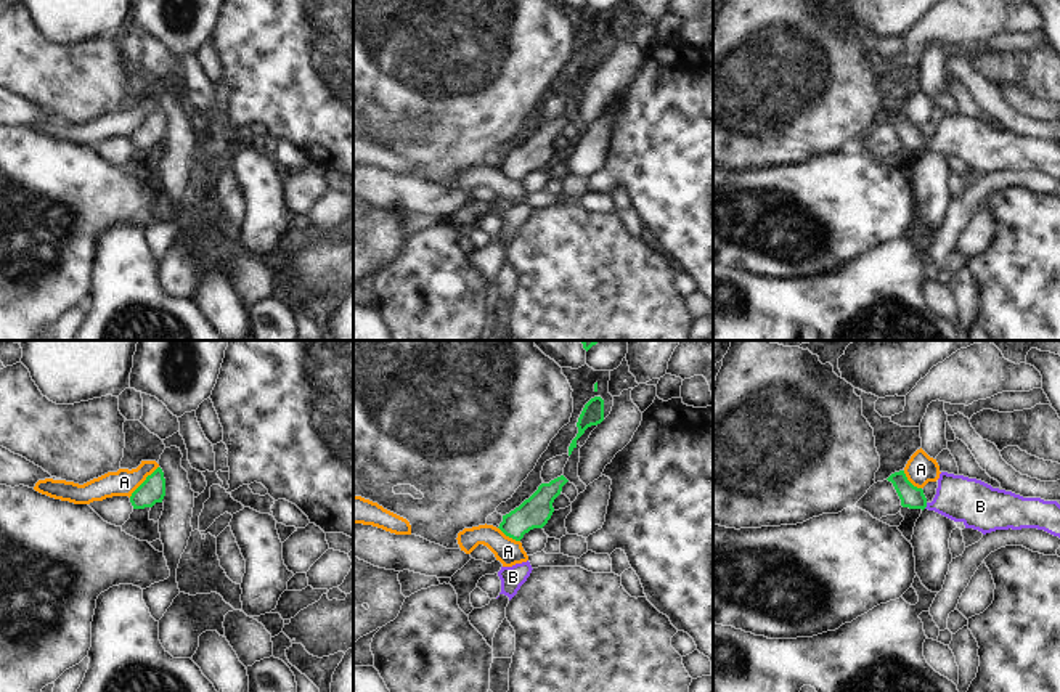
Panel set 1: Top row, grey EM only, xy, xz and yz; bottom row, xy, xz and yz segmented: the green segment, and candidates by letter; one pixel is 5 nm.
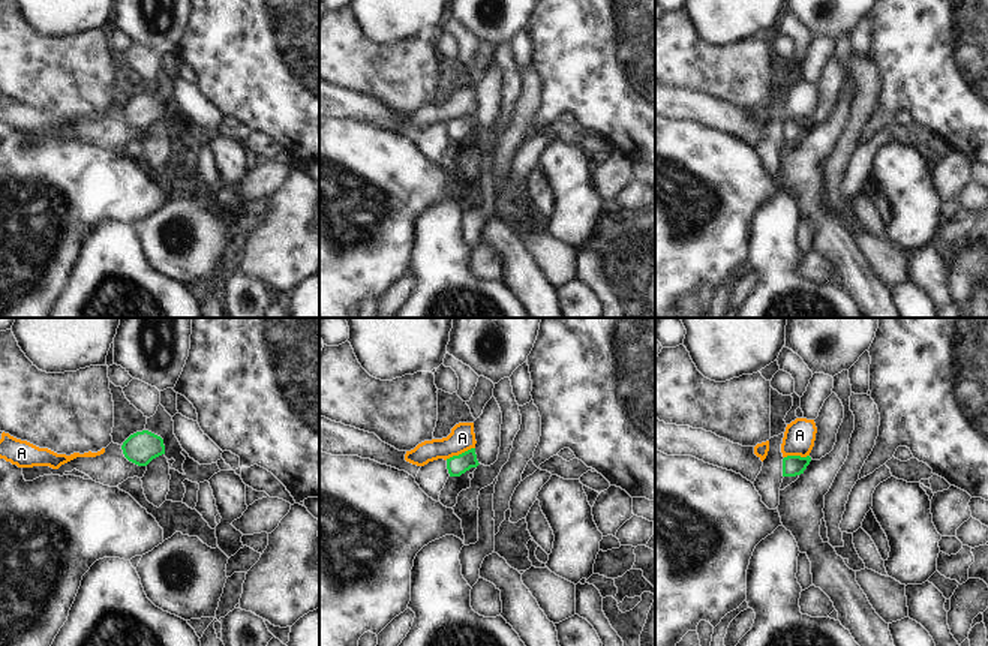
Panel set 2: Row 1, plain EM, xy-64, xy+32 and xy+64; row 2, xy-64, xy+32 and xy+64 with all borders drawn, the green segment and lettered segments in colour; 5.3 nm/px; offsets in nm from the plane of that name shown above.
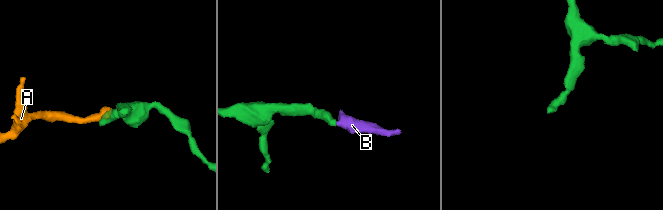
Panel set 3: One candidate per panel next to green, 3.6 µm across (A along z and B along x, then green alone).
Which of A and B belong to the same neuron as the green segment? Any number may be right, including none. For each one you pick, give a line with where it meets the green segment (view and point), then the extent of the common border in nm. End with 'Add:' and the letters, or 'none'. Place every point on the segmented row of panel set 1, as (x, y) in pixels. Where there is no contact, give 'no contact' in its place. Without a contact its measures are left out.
B: contact yz (925, 506); length 40 nm
Add: B

